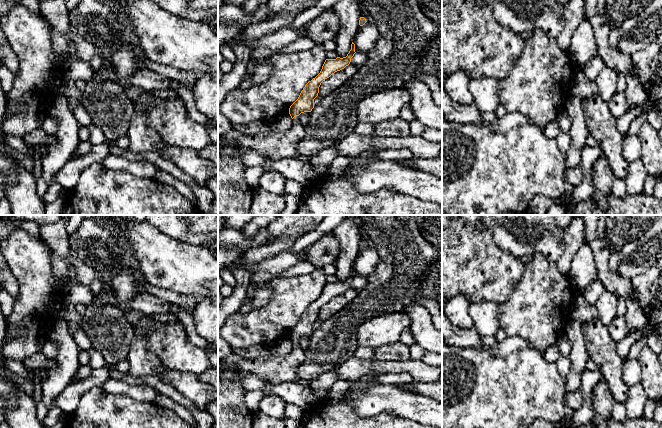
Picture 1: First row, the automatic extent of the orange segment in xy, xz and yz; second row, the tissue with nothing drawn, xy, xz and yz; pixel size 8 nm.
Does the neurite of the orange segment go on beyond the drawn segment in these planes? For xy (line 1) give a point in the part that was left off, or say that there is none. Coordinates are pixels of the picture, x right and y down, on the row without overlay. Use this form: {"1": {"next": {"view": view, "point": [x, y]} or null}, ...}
{"1": {"next": null}}

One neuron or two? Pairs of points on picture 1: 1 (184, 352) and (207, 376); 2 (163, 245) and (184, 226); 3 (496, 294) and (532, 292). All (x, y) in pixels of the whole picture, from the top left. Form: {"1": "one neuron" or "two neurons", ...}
{"1": "two neurons", "2": "two neurons", "3": "two neurons"}

